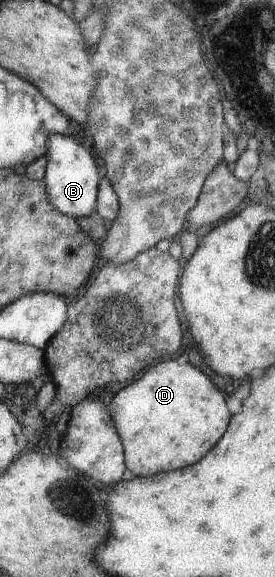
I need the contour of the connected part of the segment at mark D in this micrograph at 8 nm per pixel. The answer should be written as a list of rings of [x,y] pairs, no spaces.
[[[173,359],[157,363],[143,377],[121,388],[106,407],[125,444],[129,471],[136,476],[152,476],[197,463],[221,439],[231,419],[223,393],[213,381],[190,362],[179,364]]]

